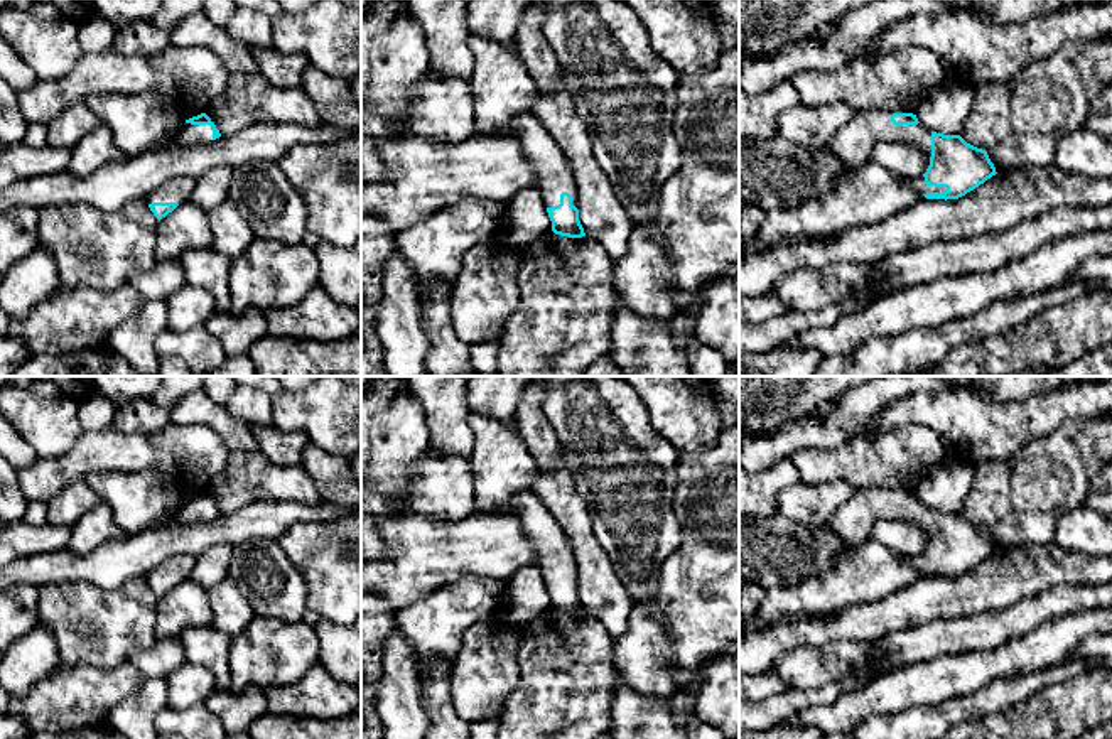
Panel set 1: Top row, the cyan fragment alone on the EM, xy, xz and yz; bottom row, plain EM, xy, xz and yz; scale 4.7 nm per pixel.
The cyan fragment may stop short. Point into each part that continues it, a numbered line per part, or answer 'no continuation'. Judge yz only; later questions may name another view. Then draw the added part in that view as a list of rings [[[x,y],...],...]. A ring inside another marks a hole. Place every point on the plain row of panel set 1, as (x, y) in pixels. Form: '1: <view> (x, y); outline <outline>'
1: yz (852, 522); outline [[[888,488],[857,489],[830,520],[830,530],[850,548],[869,538],[872,525],[881,518],[899,518],[918,523],[931,535],[931,508],[918,503],[894,503]]]
2: yz (920, 564); outline [[[923,553],[918,555],[918,557],[913,557],[913,558],[904,557],[904,560],[906,560],[913,569],[916,569],[918,572],[945,570],[945,569],[947,569],[947,565],[928,564],[928,562],[925,560],[925,555],[923,555]]]

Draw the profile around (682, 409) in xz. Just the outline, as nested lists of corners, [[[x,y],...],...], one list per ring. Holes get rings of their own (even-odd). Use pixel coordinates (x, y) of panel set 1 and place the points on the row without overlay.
[[[618,376],[643,400],[653,429],[680,456],[712,447],[724,430],[709,376]]]

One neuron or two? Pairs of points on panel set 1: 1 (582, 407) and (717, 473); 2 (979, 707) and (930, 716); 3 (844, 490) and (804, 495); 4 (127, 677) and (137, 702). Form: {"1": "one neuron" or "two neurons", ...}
{"1": "two neurons", "2": "one neuron", "3": "one neuron", "4": "two neurons"}

